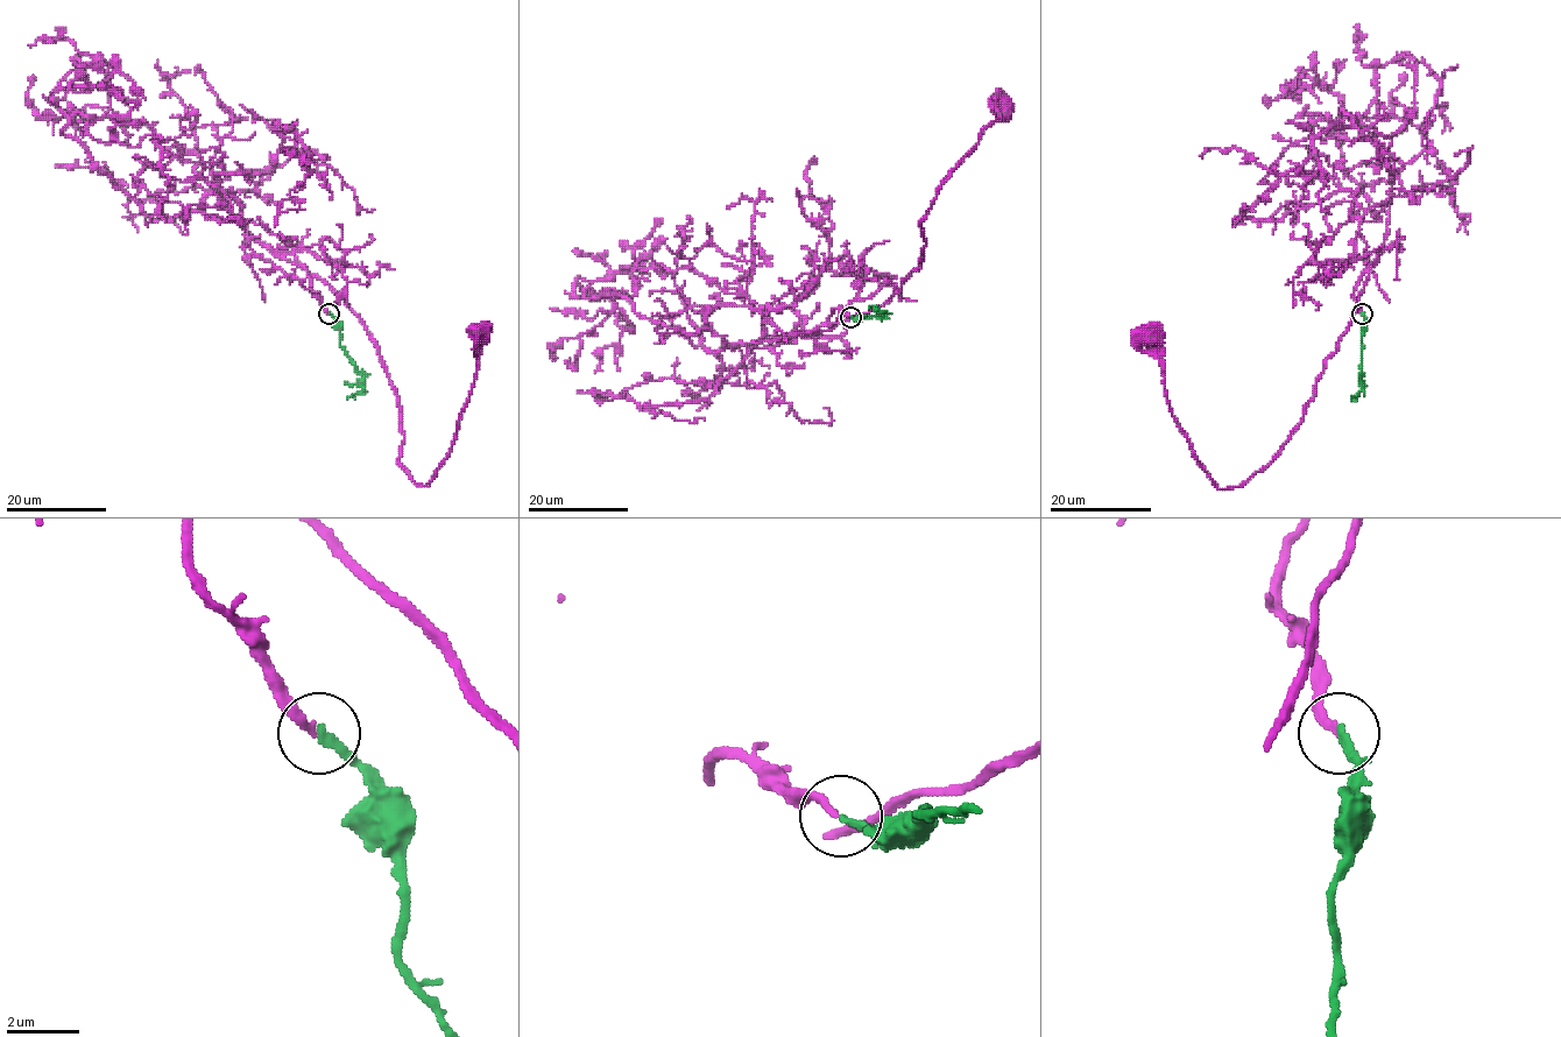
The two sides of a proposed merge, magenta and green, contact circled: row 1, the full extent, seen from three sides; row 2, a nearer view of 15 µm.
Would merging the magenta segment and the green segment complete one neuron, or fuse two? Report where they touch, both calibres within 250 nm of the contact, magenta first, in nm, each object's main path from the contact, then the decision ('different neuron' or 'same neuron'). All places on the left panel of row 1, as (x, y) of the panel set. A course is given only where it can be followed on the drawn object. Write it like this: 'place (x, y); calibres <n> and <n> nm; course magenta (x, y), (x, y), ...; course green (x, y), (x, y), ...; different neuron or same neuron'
place (329, 314); calibres 240 and 220 nm; course magenta (327, 314), (304, 266), (373, 339), (400, 408), (398, 463), (423, 487), (449, 454), (482, 330); course green (329, 314), (337, 321), (340, 347), (362, 376), (362, 388), (346, 400); same neuron

